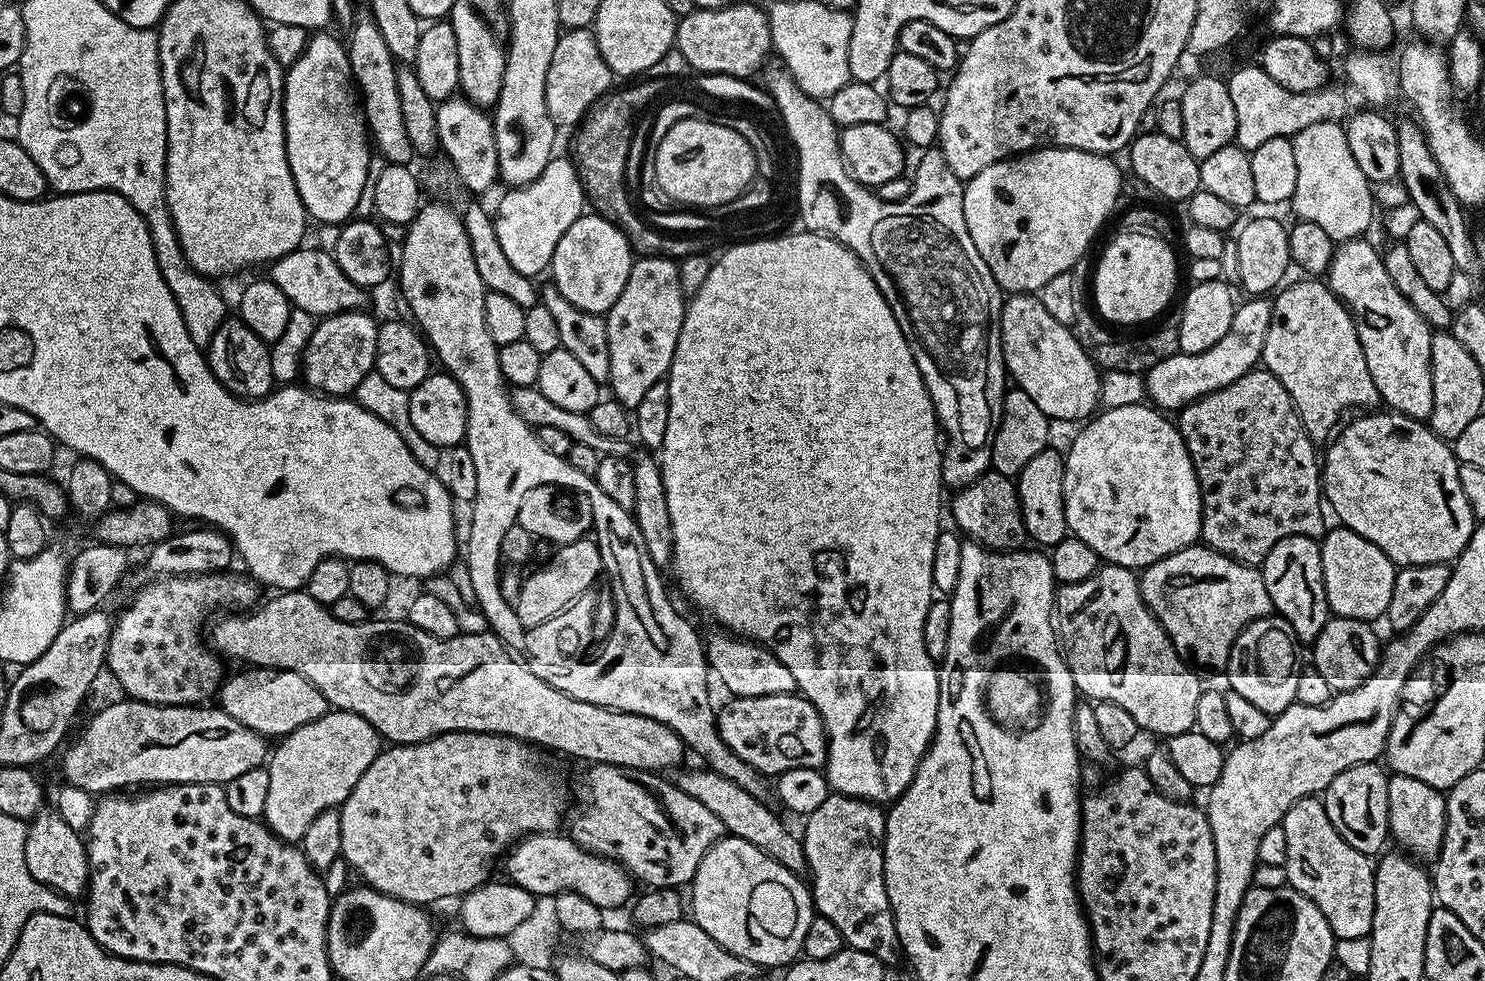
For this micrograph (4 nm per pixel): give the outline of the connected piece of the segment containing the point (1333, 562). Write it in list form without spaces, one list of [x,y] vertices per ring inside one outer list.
[[[1343,526],[1329,527],[1320,540],[1322,554],[1322,578],[1326,586],[1326,598],[1333,617],[1345,616],[1365,622],[1376,622],[1390,606],[1390,594],[1394,594],[1394,578],[1398,571],[1390,557],[1374,542],[1354,534]]]

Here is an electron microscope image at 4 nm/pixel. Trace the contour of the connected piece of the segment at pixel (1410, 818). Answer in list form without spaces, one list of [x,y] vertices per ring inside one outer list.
[[[1395,774],[1388,777],[1388,830],[1391,839],[1396,840],[1395,847],[1401,853],[1407,854],[1417,862],[1432,862],[1440,854],[1440,847],[1444,841],[1446,830],[1446,806],[1448,805],[1445,793],[1434,786],[1426,786],[1426,782],[1418,782],[1418,778],[1406,778]]]

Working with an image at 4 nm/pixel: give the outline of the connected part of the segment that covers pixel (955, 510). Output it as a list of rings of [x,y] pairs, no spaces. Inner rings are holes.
[[[989,470],[953,496],[956,497],[952,500],[952,520],[969,541],[993,550],[1016,550],[1023,545],[1020,543],[1025,543],[1024,519],[1013,477]]]

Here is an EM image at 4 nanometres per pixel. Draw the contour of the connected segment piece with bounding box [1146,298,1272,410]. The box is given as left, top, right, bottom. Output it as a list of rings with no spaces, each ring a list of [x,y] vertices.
[[[1248,298],[1245,304],[1236,304],[1236,312],[1232,315],[1230,330],[1210,346],[1210,350],[1202,350],[1202,354],[1186,354],[1175,352],[1166,362],[1158,362],[1146,374],[1146,396],[1157,409],[1179,410],[1195,400],[1201,400],[1214,390],[1222,390],[1222,386],[1230,386],[1230,382],[1238,382],[1242,374],[1251,372],[1261,363],[1266,346],[1266,330],[1270,330],[1272,317],[1272,300],[1268,298]]]

